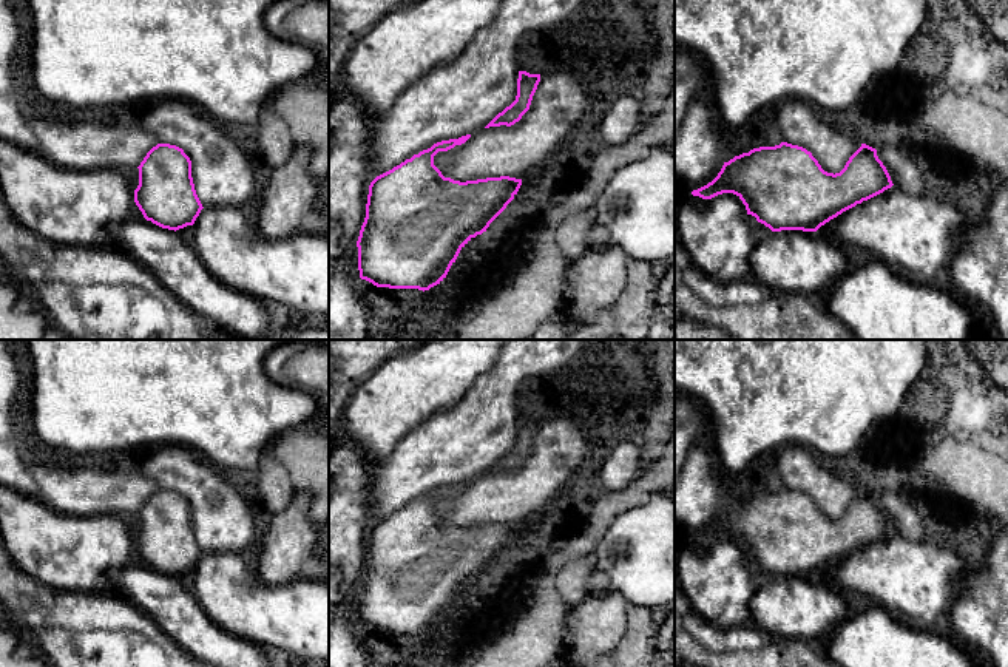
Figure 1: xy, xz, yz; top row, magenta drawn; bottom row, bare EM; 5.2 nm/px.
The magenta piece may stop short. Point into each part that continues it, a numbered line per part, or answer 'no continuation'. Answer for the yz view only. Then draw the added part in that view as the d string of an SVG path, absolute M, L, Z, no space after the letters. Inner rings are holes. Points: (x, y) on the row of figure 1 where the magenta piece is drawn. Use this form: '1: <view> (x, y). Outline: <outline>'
no continuation

